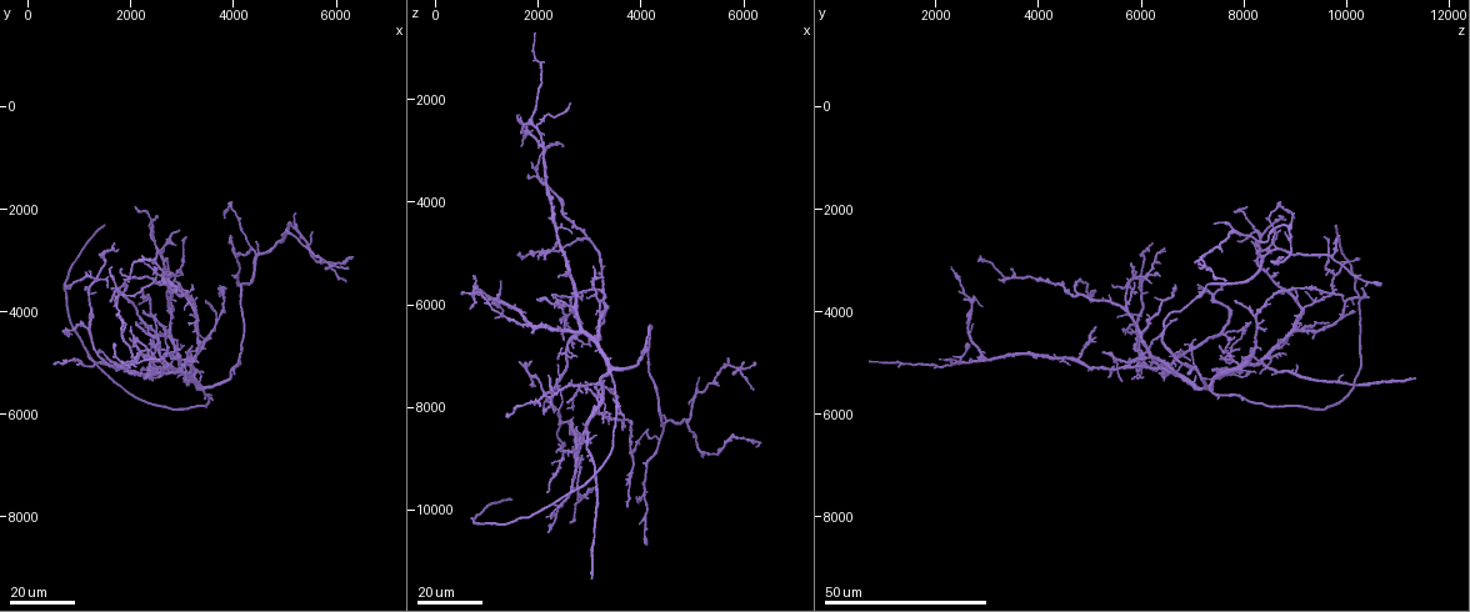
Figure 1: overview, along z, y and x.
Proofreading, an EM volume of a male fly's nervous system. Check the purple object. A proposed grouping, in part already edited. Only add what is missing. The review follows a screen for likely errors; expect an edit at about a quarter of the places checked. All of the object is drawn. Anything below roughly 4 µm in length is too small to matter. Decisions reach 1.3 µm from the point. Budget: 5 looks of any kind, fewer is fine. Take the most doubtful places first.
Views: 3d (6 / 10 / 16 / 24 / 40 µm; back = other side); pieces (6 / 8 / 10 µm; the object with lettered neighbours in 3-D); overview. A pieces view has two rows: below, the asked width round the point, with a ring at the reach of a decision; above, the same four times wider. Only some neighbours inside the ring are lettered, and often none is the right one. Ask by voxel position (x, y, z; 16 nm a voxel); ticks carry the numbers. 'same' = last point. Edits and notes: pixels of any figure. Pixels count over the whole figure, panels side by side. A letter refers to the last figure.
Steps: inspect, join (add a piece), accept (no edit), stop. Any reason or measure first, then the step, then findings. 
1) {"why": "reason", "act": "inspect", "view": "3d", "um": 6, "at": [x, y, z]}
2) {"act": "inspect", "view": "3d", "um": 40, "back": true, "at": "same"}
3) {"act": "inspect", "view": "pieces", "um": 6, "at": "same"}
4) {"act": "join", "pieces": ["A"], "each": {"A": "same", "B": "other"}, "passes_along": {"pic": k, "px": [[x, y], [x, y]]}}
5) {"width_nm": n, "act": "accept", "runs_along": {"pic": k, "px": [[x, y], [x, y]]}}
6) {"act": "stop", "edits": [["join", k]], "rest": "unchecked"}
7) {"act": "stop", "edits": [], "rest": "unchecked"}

{"why": "an open end", "act": "inspect", "view": "3d", "um": 24, "at": [2000, 4550, 5950]}

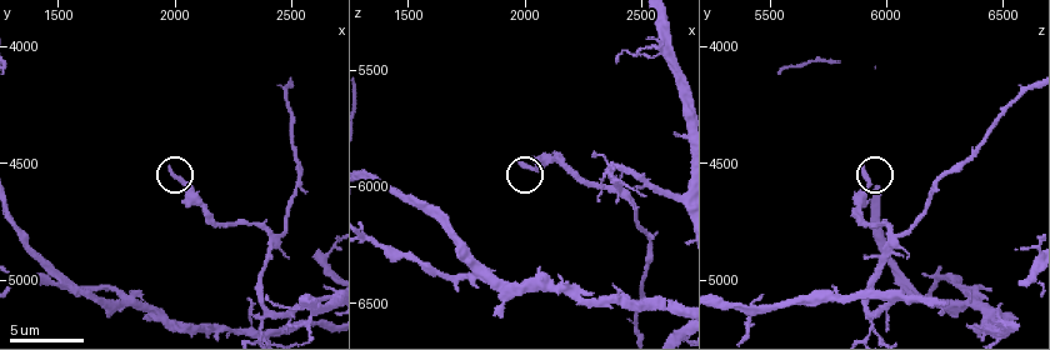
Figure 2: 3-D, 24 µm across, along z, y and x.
{"act": "inspect", "view": "pieces", "um": 6, "at": [1990, 4520, 5900]}

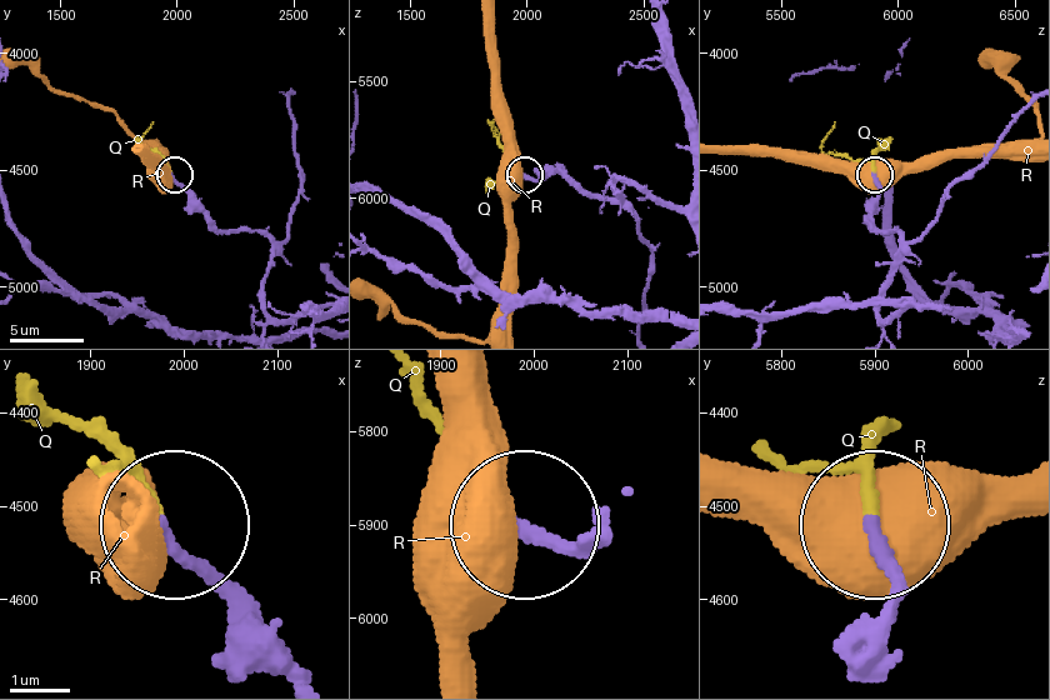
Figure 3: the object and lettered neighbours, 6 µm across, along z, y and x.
{"act": "join", "pieces": ["Q"], "each": {"Q": "same", "R": "other"}, "found": "the cell continues"}

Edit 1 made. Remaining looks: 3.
{"act": "inspect", "view": "overview"}

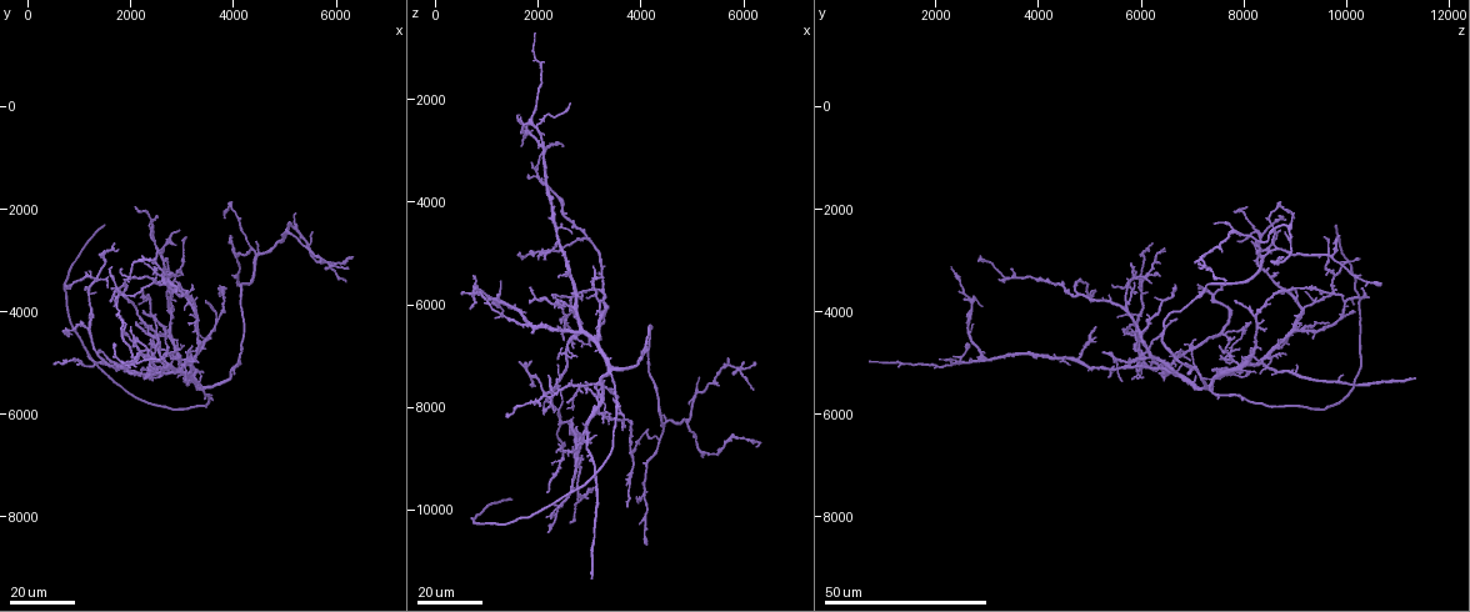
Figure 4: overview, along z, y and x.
{"why": "long arm stops here", "act": "inspect", "view": "3d", "um": 24, "at": [1500, 2300, 9800]}

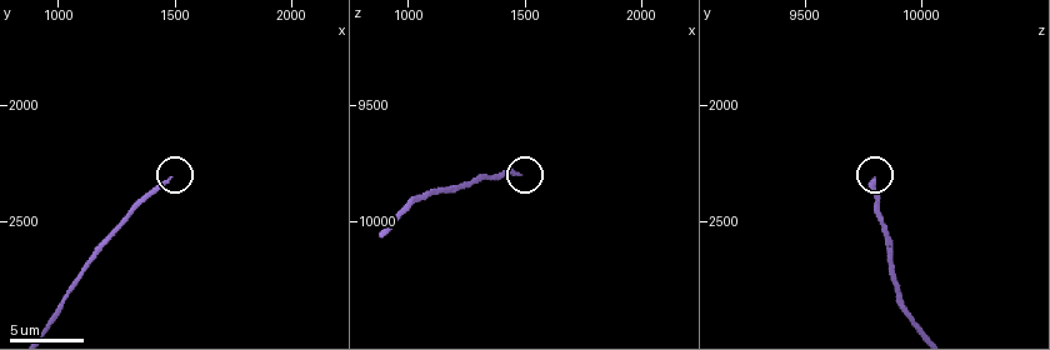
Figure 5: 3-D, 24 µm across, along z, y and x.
{"act": "inspect", "view": "pieces", "um": 8, "at": [1480, 2320, 9790]}

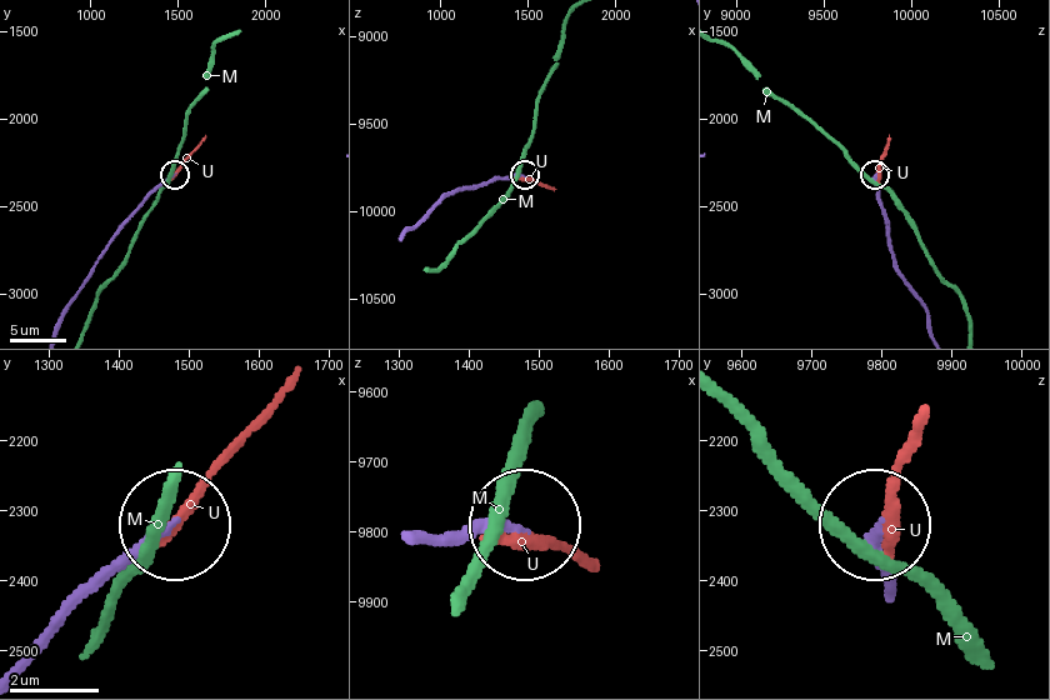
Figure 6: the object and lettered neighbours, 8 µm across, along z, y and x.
{"act": "accept", "each": {"M": "other", "U": "other"}, "runs_along": {"pic": 6, "px": [[895, 588], [876, 524]]}, "found": "no lettered piece goes on from it"}

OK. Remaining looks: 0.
{"act": "stop", "edits": [["join", 3]], "rest": "unchecked"}

